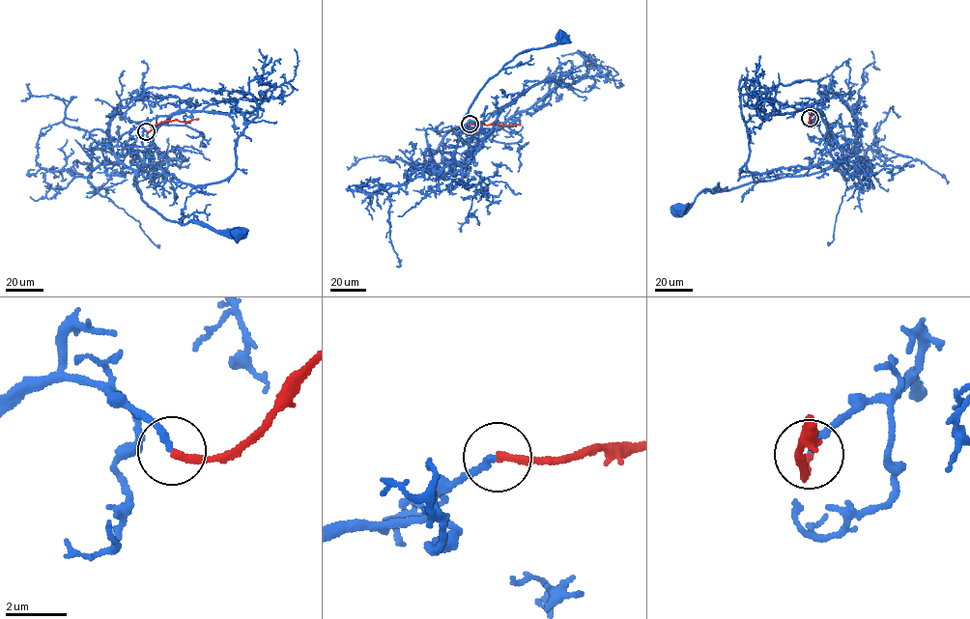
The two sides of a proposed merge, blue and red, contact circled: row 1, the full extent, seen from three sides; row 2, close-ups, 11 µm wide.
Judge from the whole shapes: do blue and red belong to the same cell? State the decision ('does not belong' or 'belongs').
belongs

